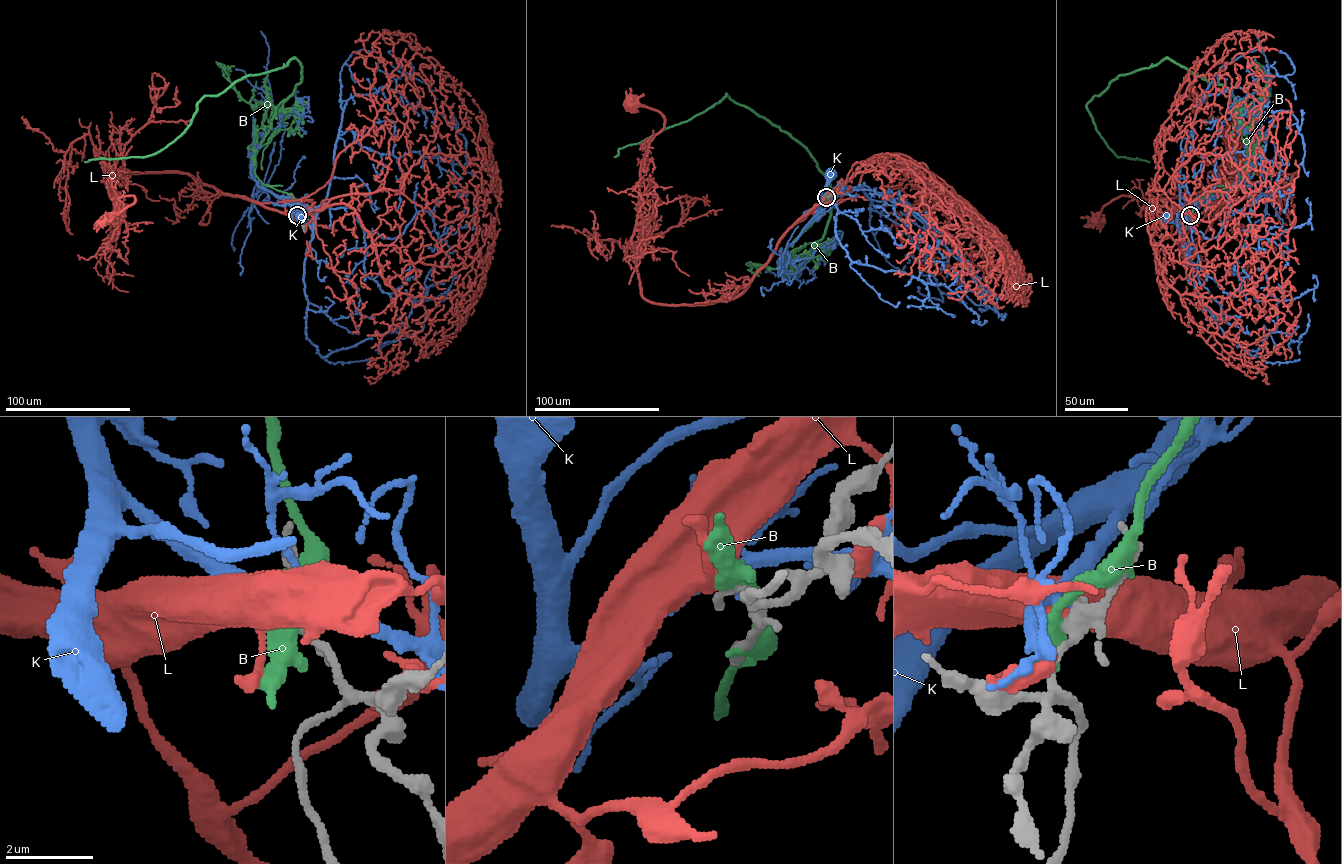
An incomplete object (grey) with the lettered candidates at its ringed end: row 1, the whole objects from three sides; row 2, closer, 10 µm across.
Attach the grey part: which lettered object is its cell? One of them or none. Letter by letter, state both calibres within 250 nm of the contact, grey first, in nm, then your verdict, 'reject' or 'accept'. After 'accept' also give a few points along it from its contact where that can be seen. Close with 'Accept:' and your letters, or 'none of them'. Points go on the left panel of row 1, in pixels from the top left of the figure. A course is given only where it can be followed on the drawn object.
B: calibres 260 and 400 nm; reject
K: calibres 260 and 200 nm; reject
L: calibres 180 and 480 nm; accept; course (297, 215), (224, 194), (182, 172), (106, 172), (102, 180), (112, 199), (133, 196), (135, 201), (101, 221)
Accept: L

